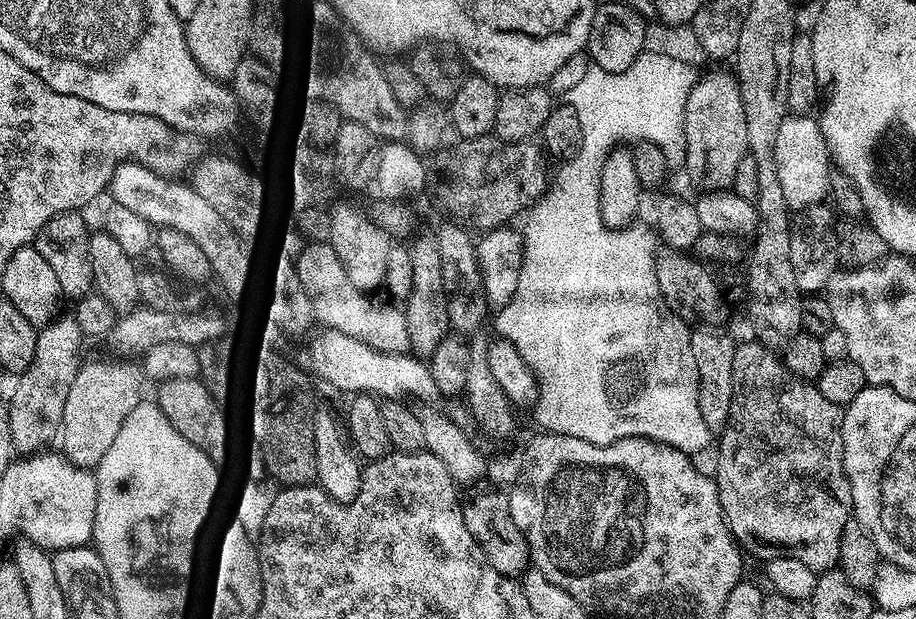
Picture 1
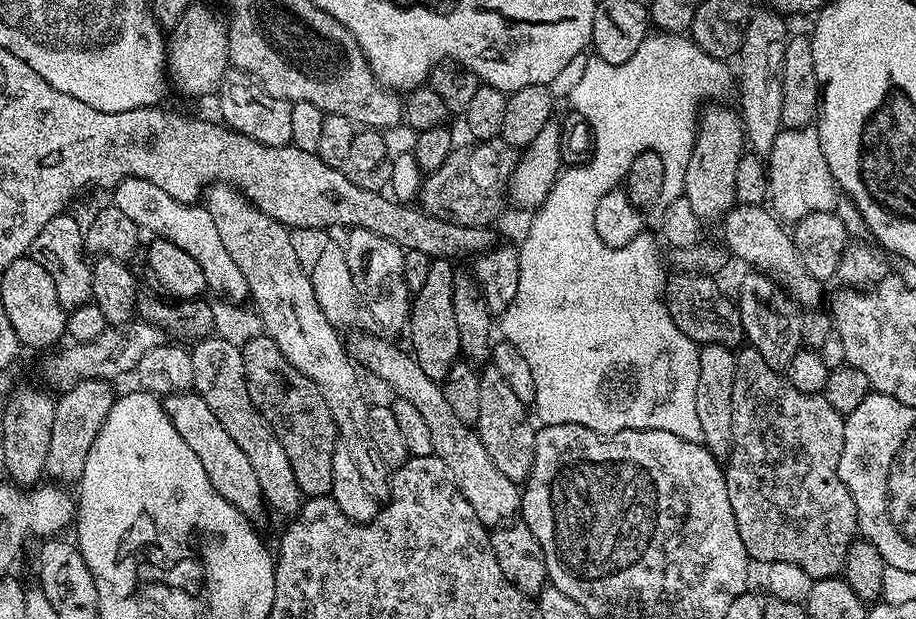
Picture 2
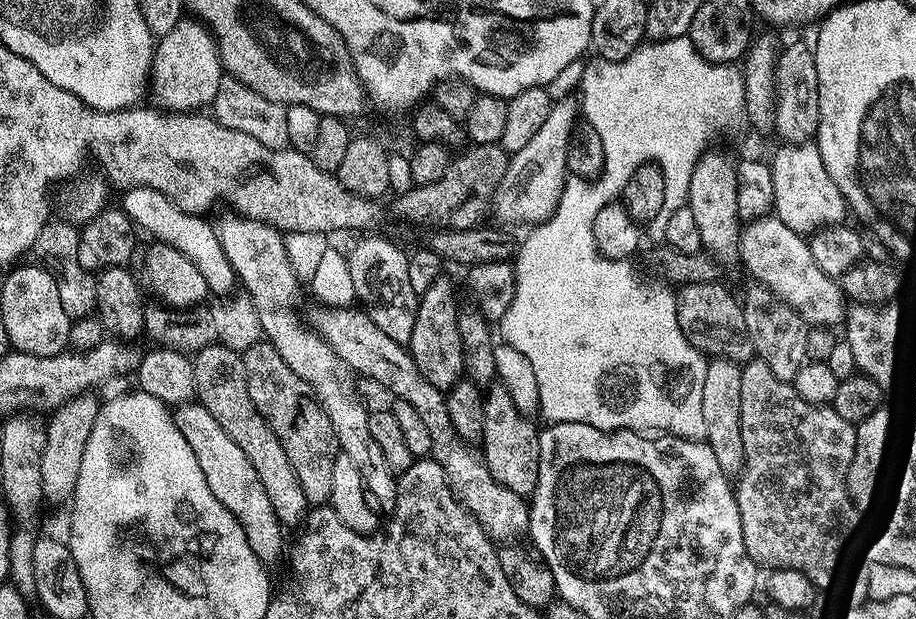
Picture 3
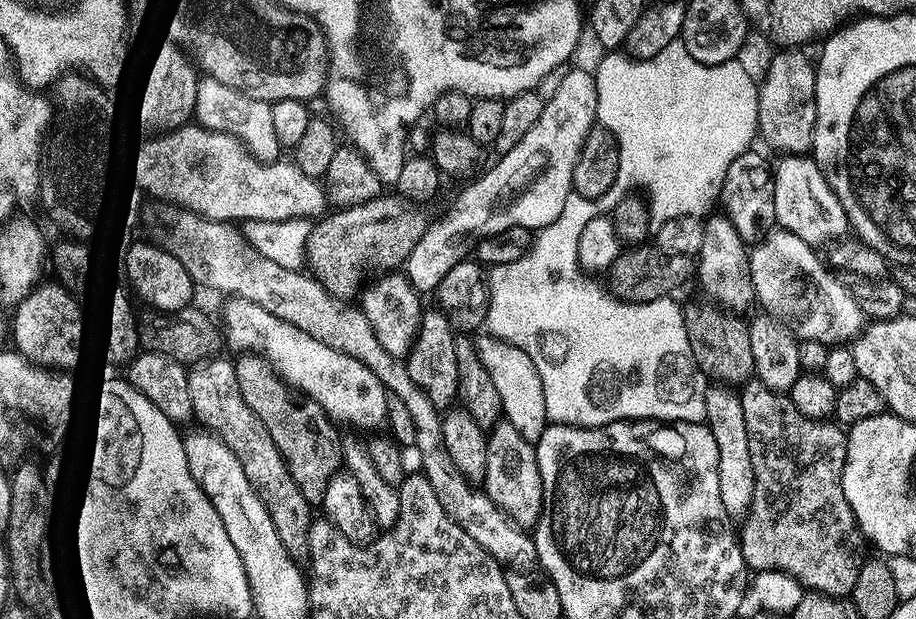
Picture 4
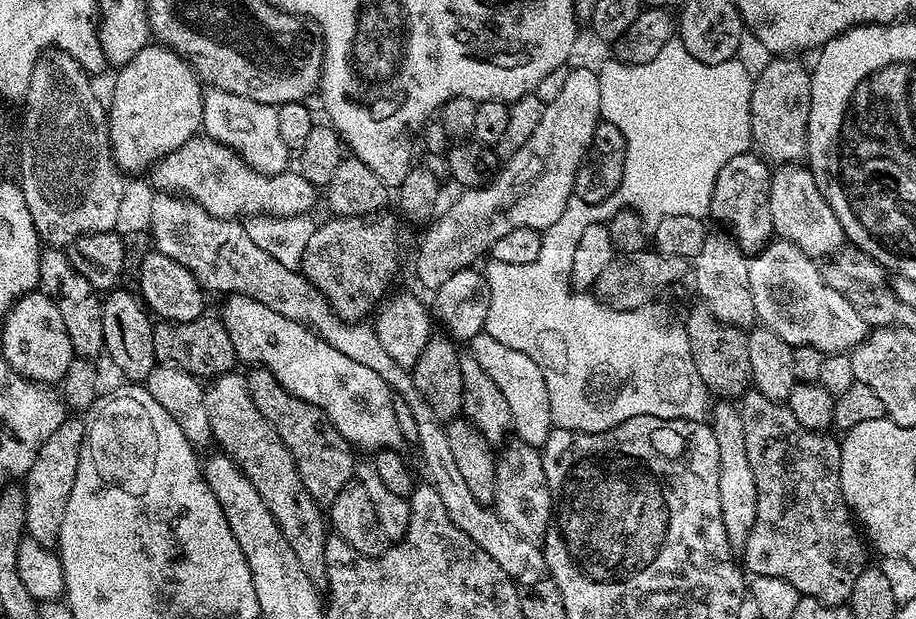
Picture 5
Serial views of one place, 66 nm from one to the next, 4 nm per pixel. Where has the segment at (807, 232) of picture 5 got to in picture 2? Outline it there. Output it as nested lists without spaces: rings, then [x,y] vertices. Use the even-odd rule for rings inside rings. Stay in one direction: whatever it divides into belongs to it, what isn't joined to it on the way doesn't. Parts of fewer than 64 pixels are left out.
[[[815,127],[784,128],[776,145],[766,156],[770,208],[781,221],[799,222],[815,212],[832,212],[835,209],[838,189],[830,174],[828,153],[820,145],[820,133]]]

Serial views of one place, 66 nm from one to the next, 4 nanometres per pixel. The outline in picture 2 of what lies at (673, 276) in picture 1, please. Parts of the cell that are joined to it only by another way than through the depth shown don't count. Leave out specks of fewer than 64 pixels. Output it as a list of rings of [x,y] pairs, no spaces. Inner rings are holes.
[[[686,272],[673,276],[673,280],[671,277],[666,284],[666,299],[678,330],[682,330],[682,334],[689,336],[697,346],[721,344],[733,350],[739,349],[745,343],[746,337],[737,301],[733,297],[731,300],[715,284],[716,280],[712,276]]]

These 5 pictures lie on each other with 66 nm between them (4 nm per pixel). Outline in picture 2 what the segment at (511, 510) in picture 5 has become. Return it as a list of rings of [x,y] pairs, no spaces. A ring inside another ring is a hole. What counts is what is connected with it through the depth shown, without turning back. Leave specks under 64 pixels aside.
[[[495,366],[489,367],[488,370],[488,373],[480,376],[480,409],[474,430],[486,446],[490,462],[494,462],[494,466],[498,466],[498,470],[502,470],[506,478],[510,478],[515,484],[523,485],[534,466],[534,446],[538,428],[530,415],[529,405],[521,402],[518,394],[510,390],[500,371]]]

